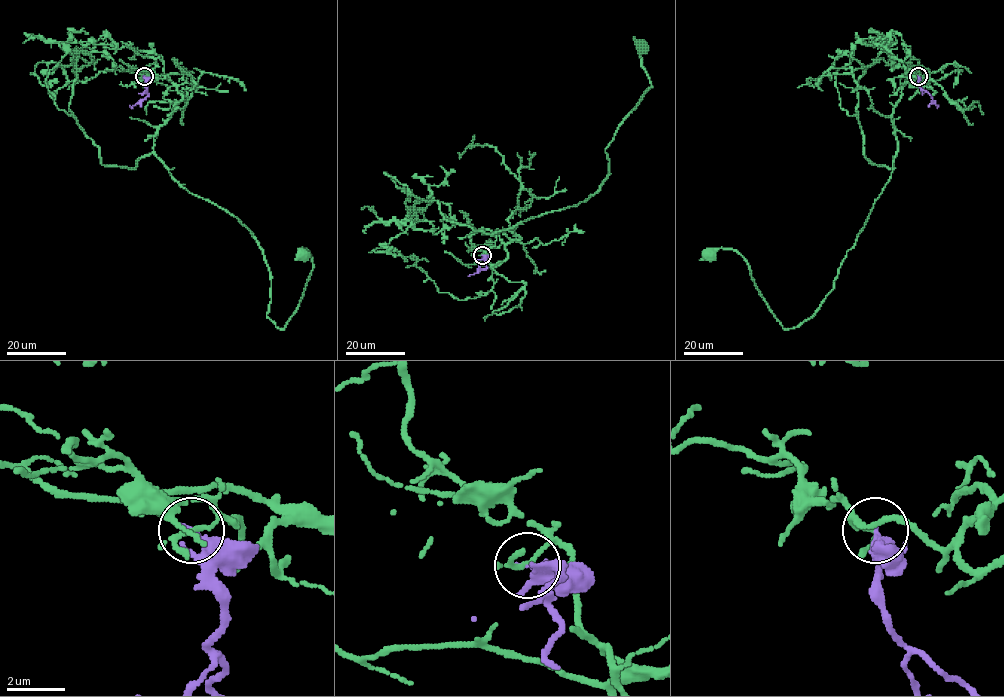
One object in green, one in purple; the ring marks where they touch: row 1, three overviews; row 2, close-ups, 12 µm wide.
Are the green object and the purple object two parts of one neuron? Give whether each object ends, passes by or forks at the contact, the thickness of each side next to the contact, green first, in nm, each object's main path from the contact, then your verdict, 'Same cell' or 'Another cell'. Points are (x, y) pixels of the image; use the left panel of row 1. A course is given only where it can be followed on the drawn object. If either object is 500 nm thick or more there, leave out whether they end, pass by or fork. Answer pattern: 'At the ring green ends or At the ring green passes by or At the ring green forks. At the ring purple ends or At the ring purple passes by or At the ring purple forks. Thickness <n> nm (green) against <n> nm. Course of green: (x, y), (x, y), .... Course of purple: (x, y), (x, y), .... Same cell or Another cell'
At the ring green passes by. At the ring purple ends. Thickness 140 nm (green) against 320 nm. Course of green: (144, 76), (182, 96), (153, 152), (250, 231), (282, 329), (313, 267), (303, 253). Course of purple: (144, 76), (148, 95), (130, 105). Another cell

